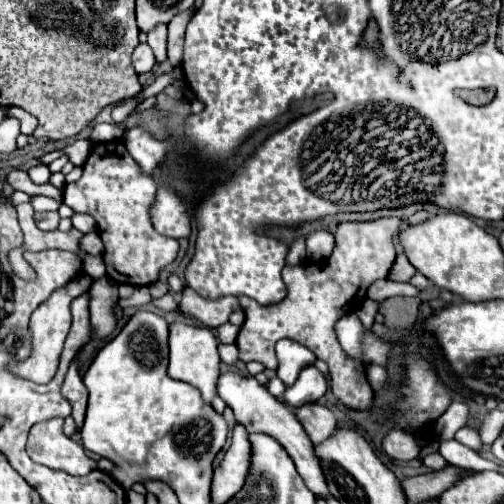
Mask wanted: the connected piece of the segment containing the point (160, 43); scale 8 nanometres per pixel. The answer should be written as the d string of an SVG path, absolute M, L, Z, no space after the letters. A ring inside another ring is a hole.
M156 26L152 34L148 34L148 46L152 48L156 62L166 62L166 26Z

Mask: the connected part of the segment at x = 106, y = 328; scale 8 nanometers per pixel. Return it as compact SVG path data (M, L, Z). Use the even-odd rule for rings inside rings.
M104 276L100 280L94 280L88 292L90 292L90 314L92 314L94 338L108 336L116 328L112 306L118 300L118 284Z

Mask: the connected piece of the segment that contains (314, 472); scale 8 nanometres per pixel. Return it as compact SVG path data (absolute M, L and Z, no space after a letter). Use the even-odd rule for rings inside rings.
M222 372L218 376L216 390L218 390L218 396L234 410L234 416L236 416L238 424L242 424L248 432L264 432L264 434L270 434L272 438L276 438L278 442L282 442L282 446L288 450L288 454L296 462L296 470L300 472L304 482L310 486L310 490L316 496L328 494L328 486L324 482L324 474L320 470L320 462L316 462L316 454L312 454L312 446L314 444L304 434L304 428L300 426L298 418L292 414L292 408L288 408L286 404L276 400L266 390L266 386L256 382L256 378L244 378L244 376L234 374L234 372Z

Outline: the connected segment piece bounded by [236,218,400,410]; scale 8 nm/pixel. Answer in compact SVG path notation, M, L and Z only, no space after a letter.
M378 218L372 222L340 222L338 230L336 230L336 246L332 250L332 254L322 262L322 266L318 263L311 263L311 270L308 270L308 263L301 263L298 266L286 266L282 272L284 284L288 286L288 298L282 300L278 306L260 306L260 304L252 304L252 300L240 300L240 308L246 312L246 320L238 332L236 338L236 346L238 346L238 358L242 362L260 362L264 364L264 368L268 370L276 370L278 362L274 356L274 344L280 338L290 338L290 340L298 340L302 346L306 346L308 350L312 350L316 354L316 358L324 360L330 366L330 382L332 382L332 392L334 396L356 410L364 410L368 408L368 404L372 402L372 388L366 380L364 370L360 368L360 364L350 358L340 344L336 342L336 334L334 334L334 324L348 312L354 312L356 308L362 306L364 298L366 298L366 290L372 282L386 278L388 270L392 268L394 260L396 260L396 250L394 250L394 240L396 234L400 232L400 218Z

